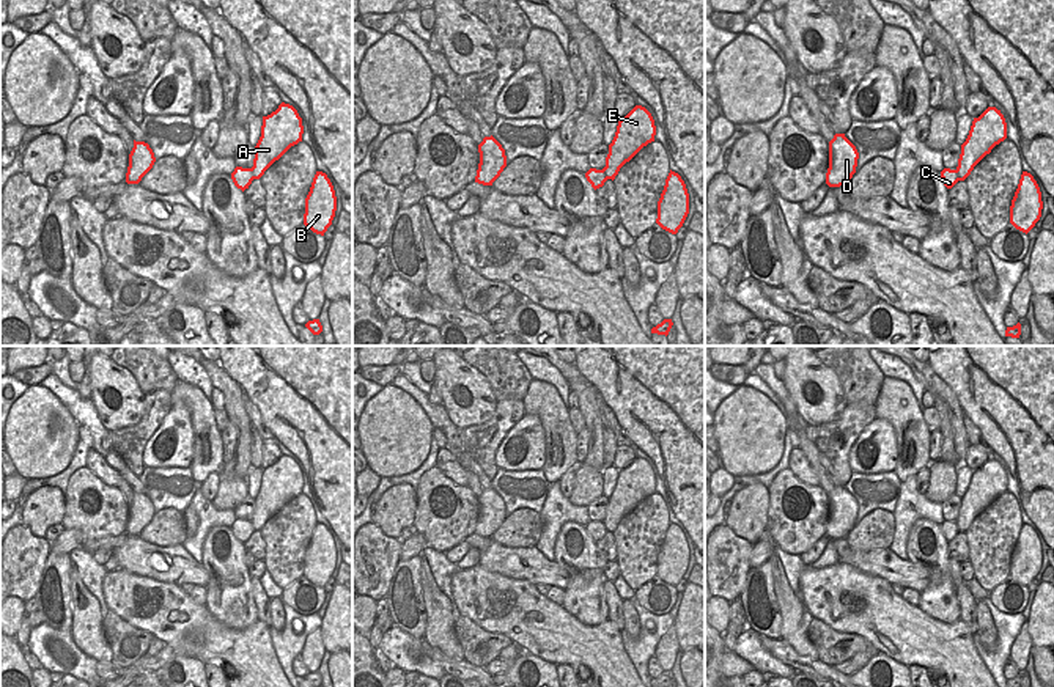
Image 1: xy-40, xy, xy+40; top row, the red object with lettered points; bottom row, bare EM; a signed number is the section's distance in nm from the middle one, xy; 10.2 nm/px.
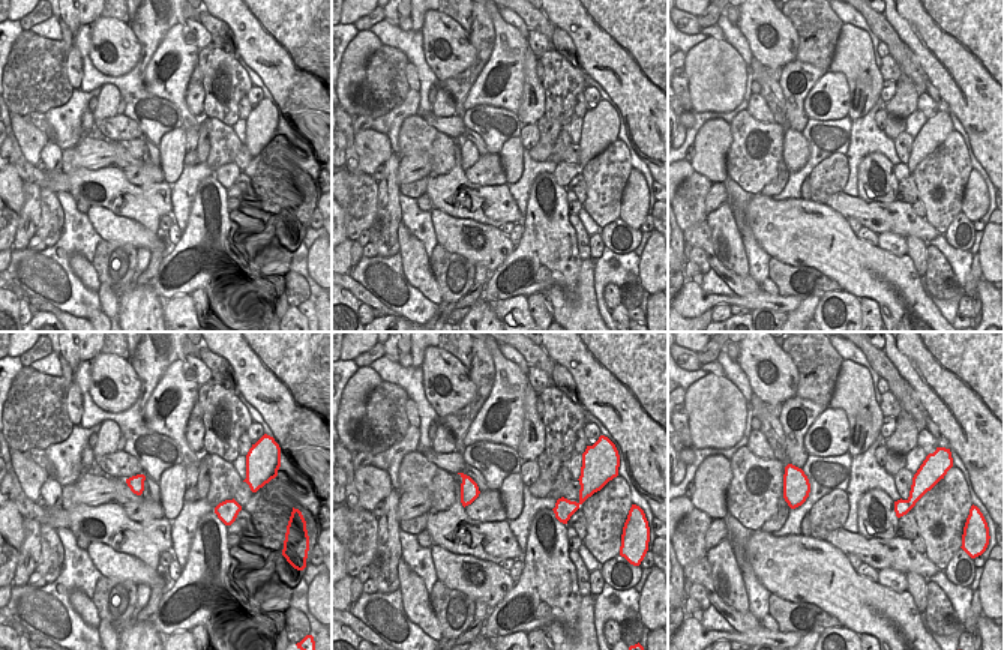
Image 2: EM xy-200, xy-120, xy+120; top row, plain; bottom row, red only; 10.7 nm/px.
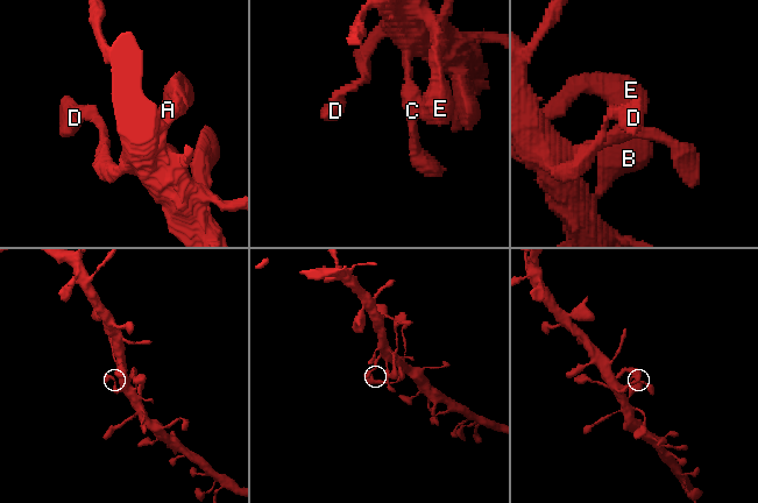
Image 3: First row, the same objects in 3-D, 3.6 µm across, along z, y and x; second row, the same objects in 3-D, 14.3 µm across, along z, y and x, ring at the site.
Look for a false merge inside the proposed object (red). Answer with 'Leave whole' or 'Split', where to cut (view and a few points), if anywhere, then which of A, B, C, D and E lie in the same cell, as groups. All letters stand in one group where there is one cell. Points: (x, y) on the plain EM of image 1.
Leave whole. No split. Groups: A B C D E.

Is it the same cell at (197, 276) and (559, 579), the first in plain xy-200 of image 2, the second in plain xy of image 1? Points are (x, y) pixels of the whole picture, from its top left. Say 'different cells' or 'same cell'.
different cells

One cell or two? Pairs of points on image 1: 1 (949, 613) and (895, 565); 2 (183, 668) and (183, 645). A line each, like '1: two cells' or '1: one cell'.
1: two cells
2: two cells

